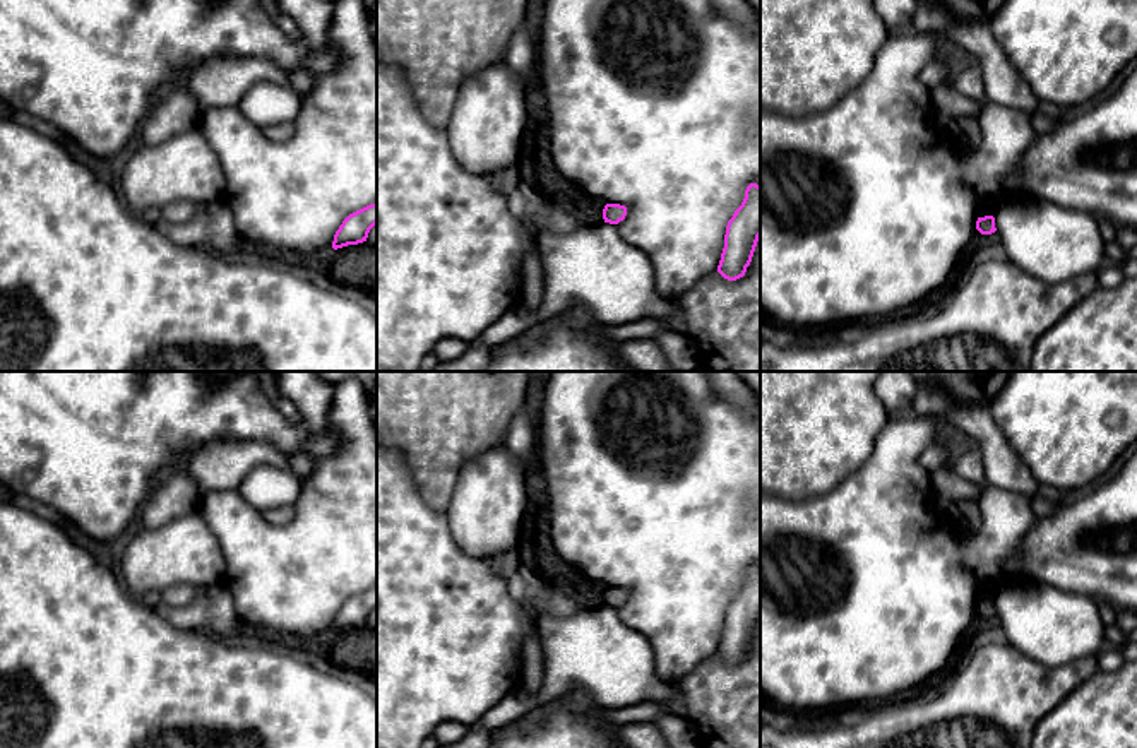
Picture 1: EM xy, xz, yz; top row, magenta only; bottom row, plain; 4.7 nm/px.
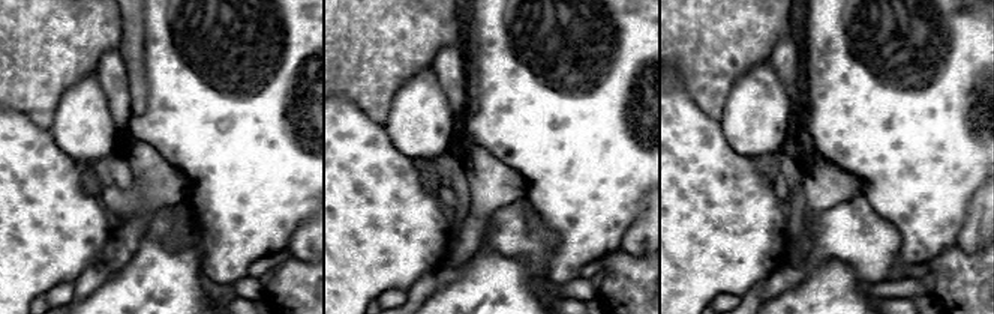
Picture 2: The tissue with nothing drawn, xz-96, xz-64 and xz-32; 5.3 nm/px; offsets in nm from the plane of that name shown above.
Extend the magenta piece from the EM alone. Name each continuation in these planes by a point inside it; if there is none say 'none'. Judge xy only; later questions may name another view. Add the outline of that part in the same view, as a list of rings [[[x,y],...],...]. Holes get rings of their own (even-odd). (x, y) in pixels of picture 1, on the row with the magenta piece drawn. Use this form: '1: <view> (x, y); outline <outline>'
none

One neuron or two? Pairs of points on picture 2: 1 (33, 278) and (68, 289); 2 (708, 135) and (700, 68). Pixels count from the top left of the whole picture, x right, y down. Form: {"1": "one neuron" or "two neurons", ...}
{"1": "two neurons", "2": "two neurons"}

